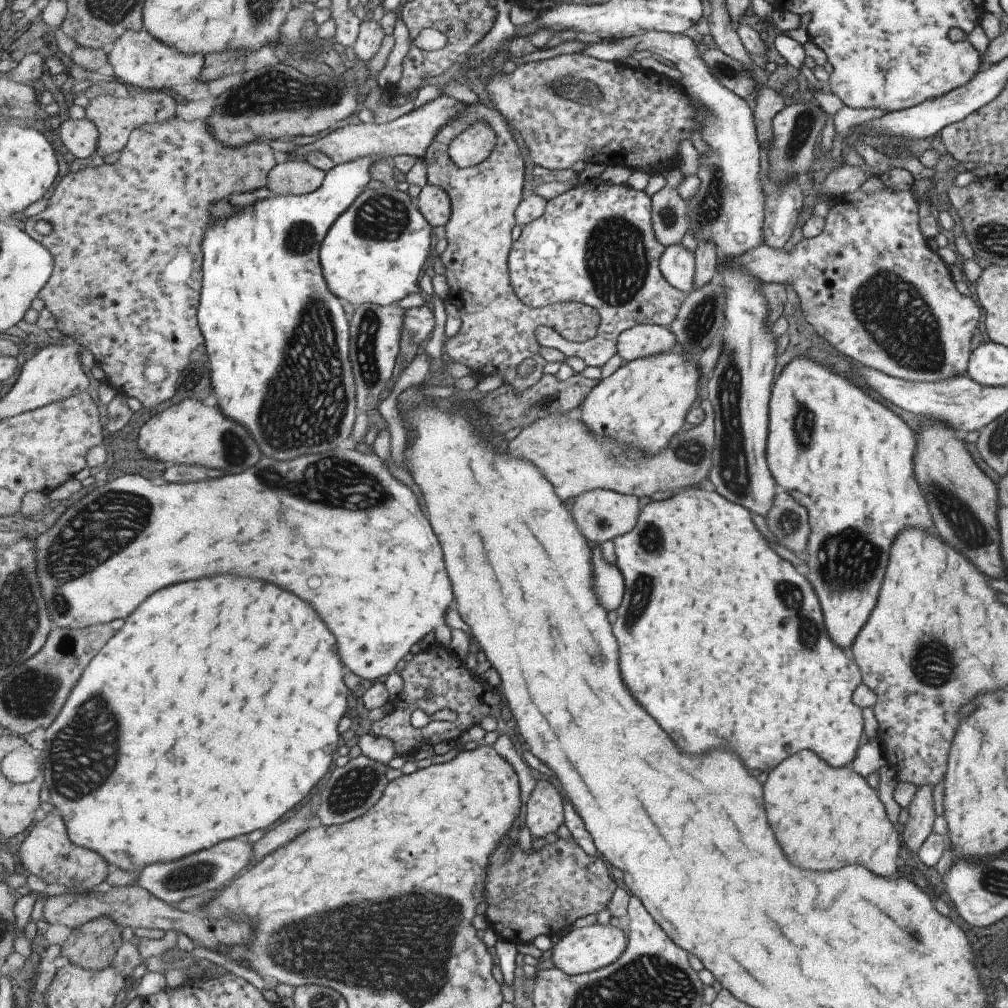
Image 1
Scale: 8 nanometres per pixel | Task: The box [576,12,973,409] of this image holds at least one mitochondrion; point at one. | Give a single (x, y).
(897, 317)

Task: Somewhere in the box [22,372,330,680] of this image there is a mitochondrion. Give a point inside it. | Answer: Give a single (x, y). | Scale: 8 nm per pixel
(105, 532)

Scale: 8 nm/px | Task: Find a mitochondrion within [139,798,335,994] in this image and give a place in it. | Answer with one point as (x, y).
(194, 875)

